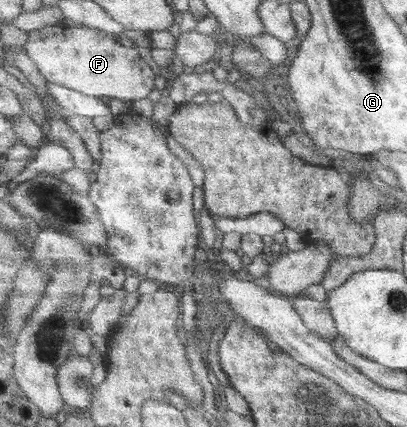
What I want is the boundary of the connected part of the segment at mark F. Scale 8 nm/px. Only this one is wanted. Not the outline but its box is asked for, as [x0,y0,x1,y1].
[25,22,157,102]

